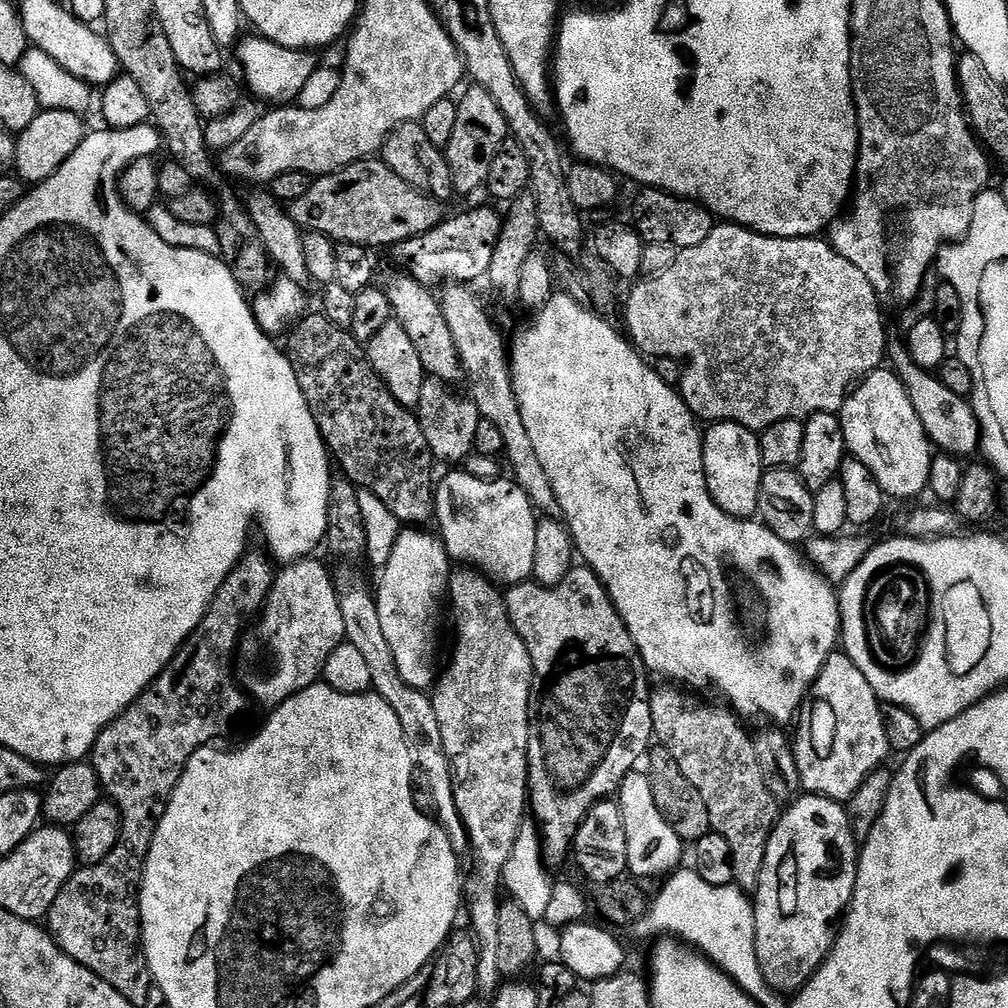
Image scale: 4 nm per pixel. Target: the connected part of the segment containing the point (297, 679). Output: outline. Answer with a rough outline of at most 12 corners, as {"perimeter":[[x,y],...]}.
{"perimeter":[[316,558],[275,573],[238,645],[238,684],[277,708],[345,643]]}

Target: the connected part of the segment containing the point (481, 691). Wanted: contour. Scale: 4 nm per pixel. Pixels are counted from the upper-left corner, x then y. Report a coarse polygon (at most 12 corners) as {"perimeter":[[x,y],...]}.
{"perimeter":[[448,577],[431,698],[466,826],[462,900],[498,970],[502,877],[530,804],[532,663],[501,589]]}

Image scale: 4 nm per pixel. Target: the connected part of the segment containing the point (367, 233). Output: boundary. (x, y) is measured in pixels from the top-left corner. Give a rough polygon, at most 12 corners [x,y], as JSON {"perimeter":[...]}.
{"perimeter":[[369,158],[290,205],[304,232],[379,249],[437,228],[431,196]]}

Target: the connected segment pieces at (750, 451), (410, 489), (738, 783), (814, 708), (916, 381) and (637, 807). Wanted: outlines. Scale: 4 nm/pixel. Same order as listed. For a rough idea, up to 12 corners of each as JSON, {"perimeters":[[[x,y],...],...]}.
{"perimeters":[[[729,420],[703,433],[714,502],[755,517],[766,471],[759,435]],[[322,314],[286,355],[335,467],[401,525],[436,515],[420,419]],[[652,692],[652,731],[752,894],[780,819],[731,707]],[[843,650],[799,713],[805,793],[847,802],[890,756],[882,701]],[[939,375],[899,376],[929,440],[957,458],[977,455],[980,419]],[[643,771],[620,784],[633,877],[667,877],[685,841],[662,818]]]}

